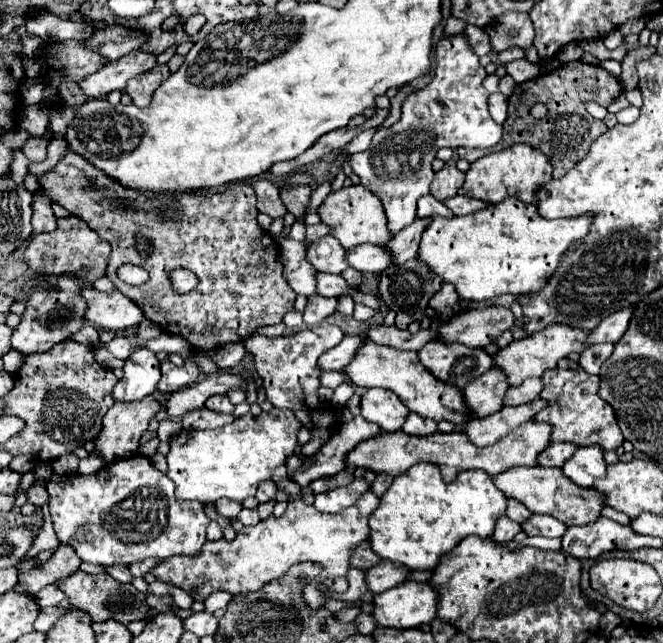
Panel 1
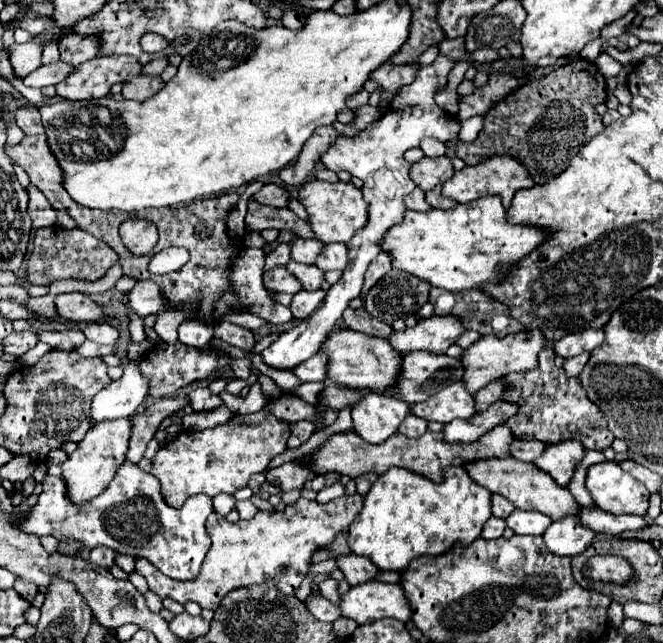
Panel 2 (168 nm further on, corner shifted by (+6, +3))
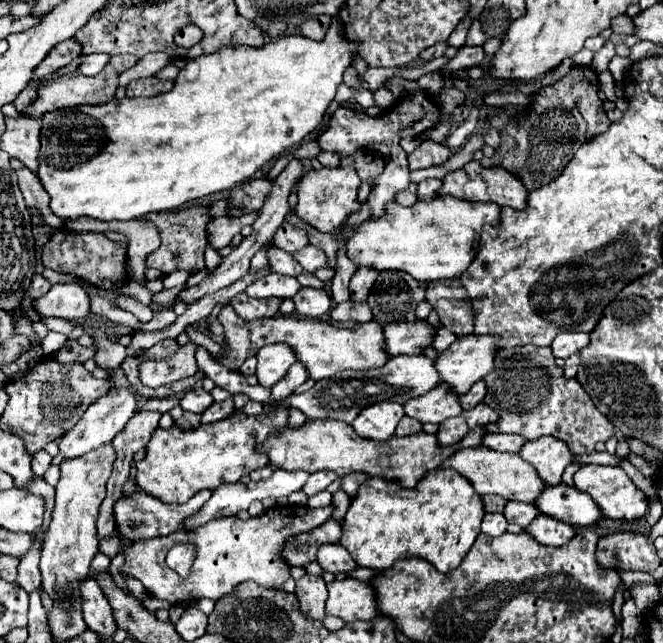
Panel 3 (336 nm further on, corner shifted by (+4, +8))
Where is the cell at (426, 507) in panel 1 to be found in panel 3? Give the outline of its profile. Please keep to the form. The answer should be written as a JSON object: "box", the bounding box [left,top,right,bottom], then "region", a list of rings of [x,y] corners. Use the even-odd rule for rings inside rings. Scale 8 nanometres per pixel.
{"box":[340,468,482,574],"region":[[[436,468],[434,472],[426,472],[414,488],[386,484],[386,480],[374,476],[368,478],[352,498],[342,522],[340,544],[350,552],[358,566],[376,572],[390,568],[402,558],[424,558],[444,574],[458,568],[472,548],[480,534],[482,516],[482,498],[458,472]]]}

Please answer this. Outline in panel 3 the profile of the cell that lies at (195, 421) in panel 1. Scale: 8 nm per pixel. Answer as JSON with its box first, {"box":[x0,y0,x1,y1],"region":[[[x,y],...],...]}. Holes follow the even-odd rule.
{"box":[202,396,234,424],"region":[[[232,396],[222,400],[222,402],[214,402],[204,414],[202,414],[202,424],[210,424],[210,422],[218,422],[218,420],[224,420],[228,418],[230,414],[234,412],[234,402],[232,402]]]}

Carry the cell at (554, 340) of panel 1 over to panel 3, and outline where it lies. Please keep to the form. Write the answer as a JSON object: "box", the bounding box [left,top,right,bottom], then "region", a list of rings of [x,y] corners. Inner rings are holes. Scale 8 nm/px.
{"box":[434,336,498,394],"region":[[[464,336],[440,352],[434,360],[440,382],[448,384],[450,392],[466,394],[470,386],[494,368],[494,352],[498,338],[494,336]]]}

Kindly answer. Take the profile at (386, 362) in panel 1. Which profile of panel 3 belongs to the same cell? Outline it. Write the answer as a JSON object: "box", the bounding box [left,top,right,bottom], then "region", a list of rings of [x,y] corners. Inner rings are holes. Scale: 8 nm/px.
{"box":[211,304,388,380],"region":[[[228,304],[218,314],[218,320],[224,326],[224,352],[221,356],[211,356],[230,370],[238,370],[248,356],[256,356],[256,352],[266,344],[288,344],[296,360],[302,362],[312,380],[324,380],[334,376],[340,370],[370,370],[386,364],[388,356],[382,352],[382,326],[378,322],[358,324],[354,328],[336,328],[330,322],[322,322],[316,318],[298,318],[298,316],[272,316],[272,318],[256,318],[252,322],[240,318],[234,308]]]}

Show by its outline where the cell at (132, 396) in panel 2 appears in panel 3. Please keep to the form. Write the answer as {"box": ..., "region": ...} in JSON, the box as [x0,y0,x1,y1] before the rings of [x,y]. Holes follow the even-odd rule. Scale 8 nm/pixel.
{"box":[58,390,136,458],"region":[[[112,390],[106,396],[102,396],[96,404],[92,404],[86,414],[82,416],[82,420],[66,432],[66,436],[60,438],[58,446],[60,446],[60,456],[62,458],[80,458],[92,450],[98,450],[100,446],[108,444],[114,440],[114,436],[124,428],[124,424],[134,416],[136,412],[136,396],[130,390]]]}

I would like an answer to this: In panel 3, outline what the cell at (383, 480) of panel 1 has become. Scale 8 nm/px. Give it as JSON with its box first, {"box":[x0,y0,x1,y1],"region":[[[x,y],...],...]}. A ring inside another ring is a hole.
{"box":[342,474,366,498],"region":[[[350,474],[350,476],[344,476],[342,478],[342,490],[352,498],[354,494],[356,494],[356,490],[358,490],[358,486],[362,484],[366,480],[366,476],[360,476],[360,474]]]}

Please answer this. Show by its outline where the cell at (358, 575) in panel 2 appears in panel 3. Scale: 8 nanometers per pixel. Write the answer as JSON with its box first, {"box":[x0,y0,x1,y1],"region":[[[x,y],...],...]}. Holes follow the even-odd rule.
{"box":[316,544,356,572],"region":[[[322,544],[318,548],[318,554],[316,554],[316,562],[320,564],[320,568],[324,572],[352,572],[356,568],[352,556],[346,552],[346,548],[342,548],[340,544]]]}

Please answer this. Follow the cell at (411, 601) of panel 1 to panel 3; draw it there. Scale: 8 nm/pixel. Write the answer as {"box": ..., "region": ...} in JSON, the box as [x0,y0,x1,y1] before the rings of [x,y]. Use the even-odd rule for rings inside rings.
{"box":[326,578,378,622],"region":[[[344,578],[344,580],[334,580],[326,586],[328,586],[326,614],[338,616],[344,622],[370,620],[378,616],[376,596],[368,582]]]}

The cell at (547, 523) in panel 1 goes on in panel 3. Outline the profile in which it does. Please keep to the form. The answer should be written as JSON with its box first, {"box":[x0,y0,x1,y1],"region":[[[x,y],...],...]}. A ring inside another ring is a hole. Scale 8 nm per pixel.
{"box":[504,502,538,528],"region":[[[508,502],[504,508],[504,516],[508,522],[514,522],[522,528],[526,528],[536,516],[538,510],[534,508],[534,504],[522,504],[522,502]]]}

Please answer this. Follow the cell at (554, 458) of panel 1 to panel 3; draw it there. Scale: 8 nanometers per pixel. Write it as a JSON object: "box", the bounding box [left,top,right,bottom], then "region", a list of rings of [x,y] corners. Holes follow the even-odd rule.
{"box":[482,434,526,452],"region":[[[484,434],[482,438],[482,446],[498,452],[520,452],[524,442],[526,440],[522,436],[514,434]]]}

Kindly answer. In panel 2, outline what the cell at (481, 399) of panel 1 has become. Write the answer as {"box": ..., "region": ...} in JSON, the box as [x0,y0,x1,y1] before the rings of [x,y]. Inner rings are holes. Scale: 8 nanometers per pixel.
{"box":[410,381,476,423],"region":[[[464,381],[448,385],[448,389],[442,389],[428,401],[416,403],[410,409],[418,417],[424,417],[426,421],[440,421],[450,423],[452,419],[470,419],[476,413],[474,397],[466,391]]]}

